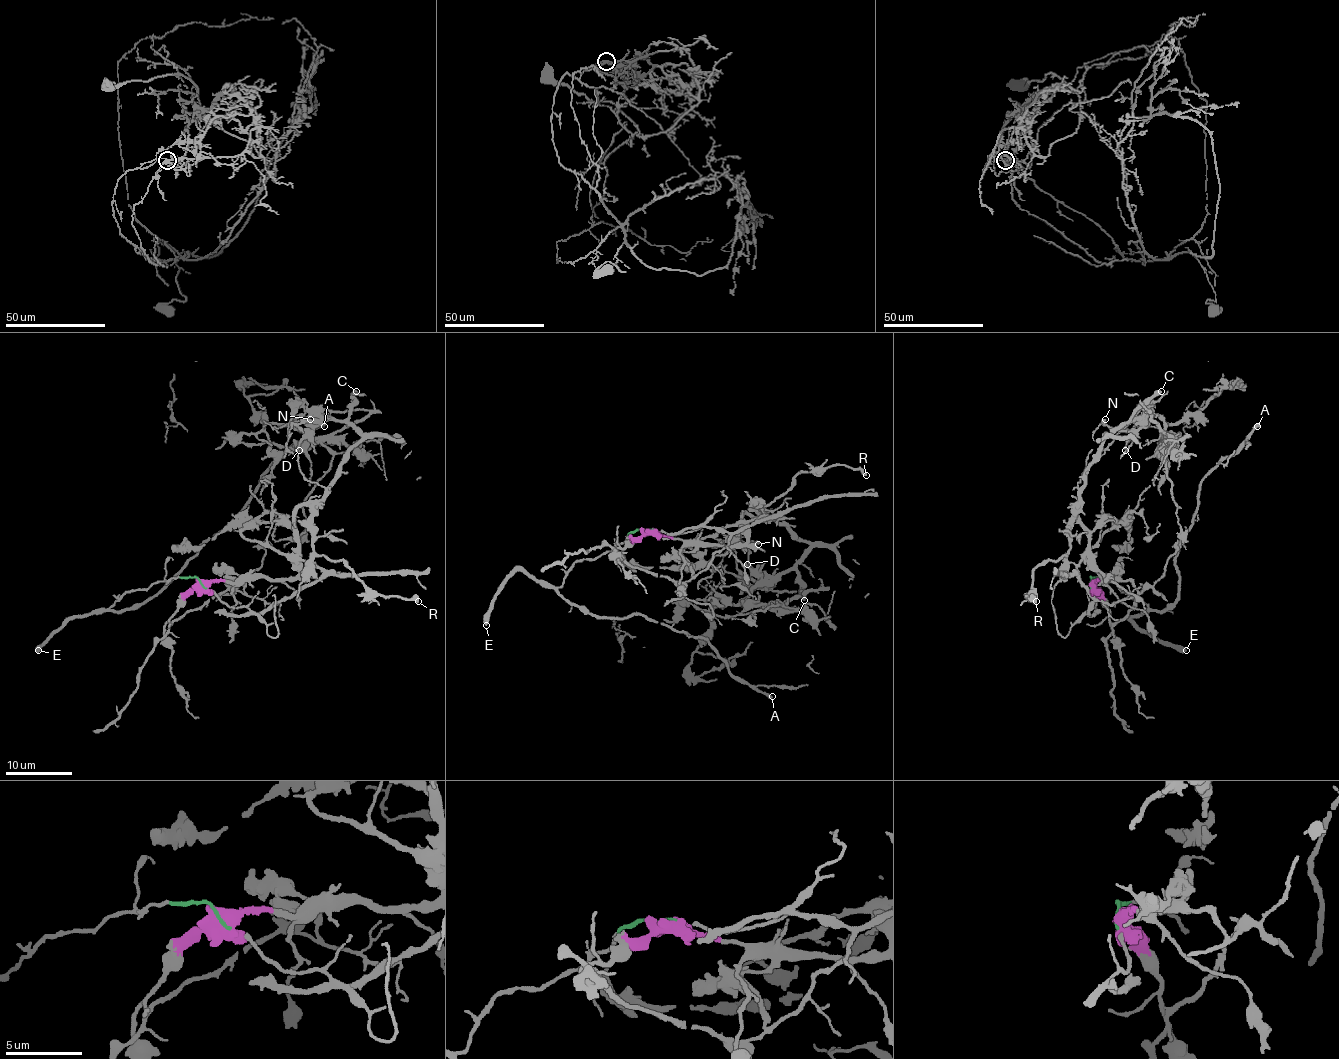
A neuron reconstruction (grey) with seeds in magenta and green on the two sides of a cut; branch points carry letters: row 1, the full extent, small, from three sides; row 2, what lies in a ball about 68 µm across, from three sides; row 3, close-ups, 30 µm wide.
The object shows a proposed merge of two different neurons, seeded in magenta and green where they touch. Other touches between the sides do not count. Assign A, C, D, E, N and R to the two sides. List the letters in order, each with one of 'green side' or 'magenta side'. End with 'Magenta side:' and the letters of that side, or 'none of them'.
A: green side
C: magenta side
D: magenta side
E: green side
N: magenta side
R: magenta side
Magenta side: C, D, N, R

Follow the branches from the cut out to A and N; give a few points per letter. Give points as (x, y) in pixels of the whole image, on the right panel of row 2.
A: (1091, 584), (1103, 578), (1168, 608), (1200, 484), (1257, 425)
N: (1091, 584), (1106, 579), (1074, 509), (1088, 465), (1126, 422), (1140, 427), (1111, 430), (1104, 418)

